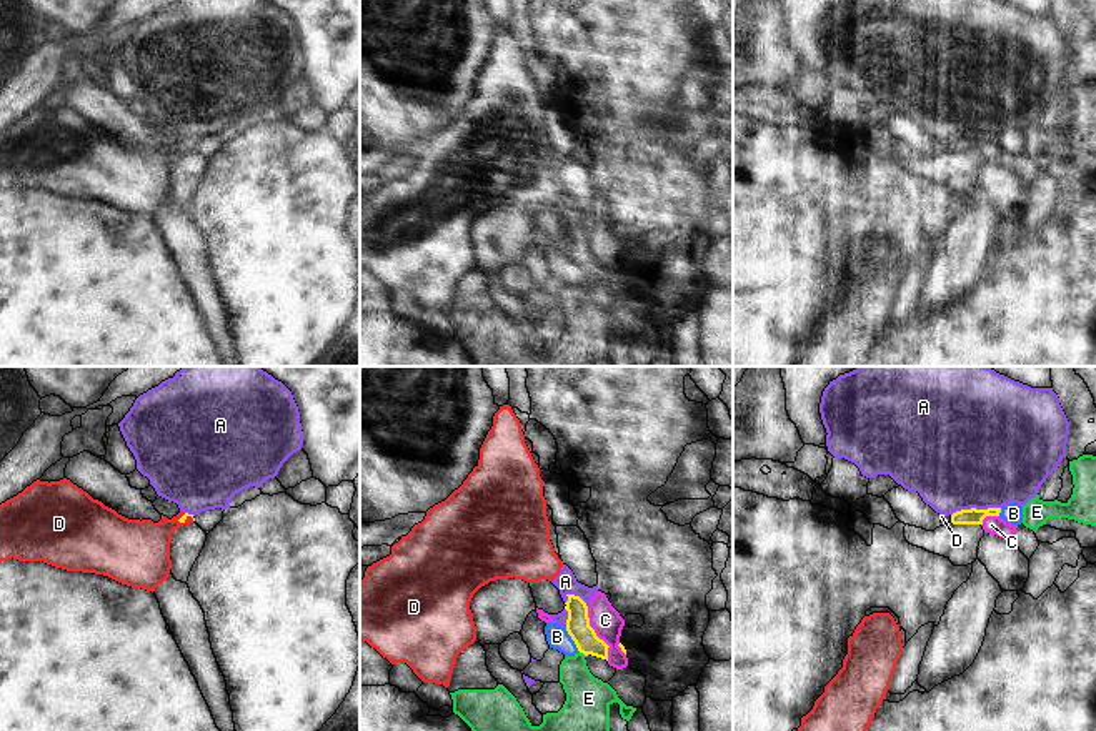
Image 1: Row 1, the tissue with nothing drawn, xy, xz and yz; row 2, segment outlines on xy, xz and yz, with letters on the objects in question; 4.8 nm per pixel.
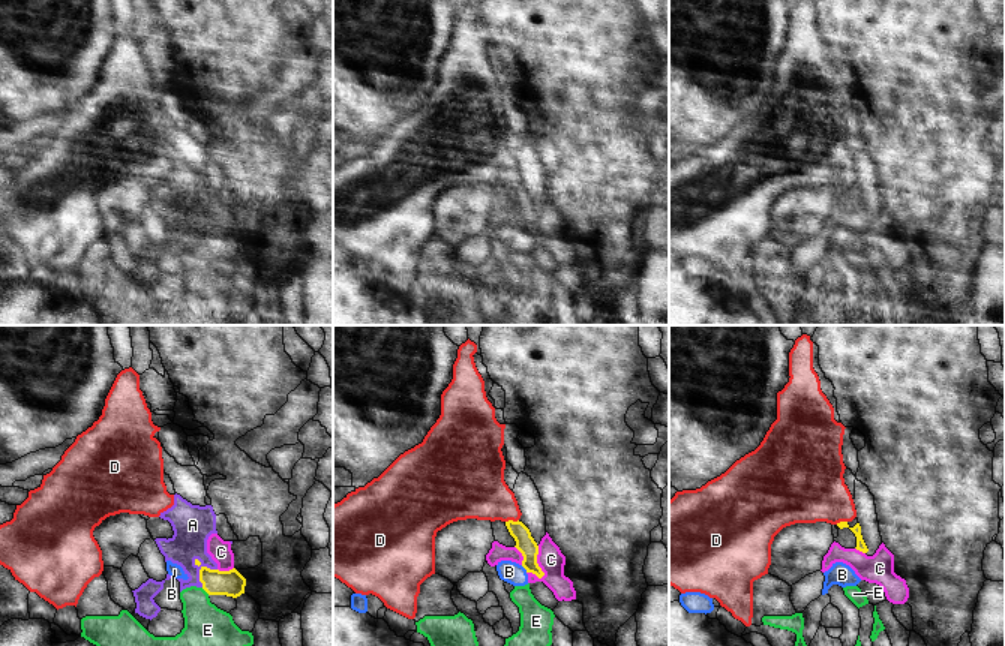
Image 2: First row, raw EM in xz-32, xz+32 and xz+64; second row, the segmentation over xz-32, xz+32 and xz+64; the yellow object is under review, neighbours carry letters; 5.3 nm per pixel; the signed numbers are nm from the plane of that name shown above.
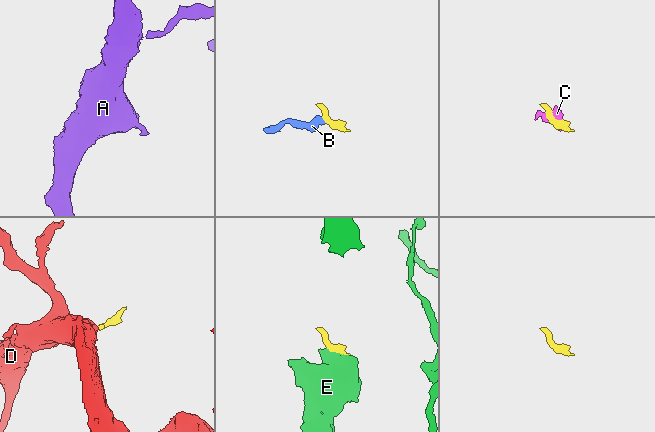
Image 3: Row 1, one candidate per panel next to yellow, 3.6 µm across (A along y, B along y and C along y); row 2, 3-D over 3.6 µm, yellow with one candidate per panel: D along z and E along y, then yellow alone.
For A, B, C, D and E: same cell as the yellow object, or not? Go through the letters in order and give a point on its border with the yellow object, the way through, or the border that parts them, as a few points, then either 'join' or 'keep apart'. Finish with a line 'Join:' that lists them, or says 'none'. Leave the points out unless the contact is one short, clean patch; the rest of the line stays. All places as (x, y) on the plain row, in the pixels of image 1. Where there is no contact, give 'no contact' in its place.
A: contact yz (975, 135); keep apart
B: contact xz (572, 265); border xz (565, 255), (580, 278); keep apart
C: contact xz (595, 260); border xz (587, 233), (590, 253), (608, 273), (608, 287); keep apart
D: contact xy (185, 145); way xy (182, 147), (185, 145), (169, 152), (142, 174); join
E: contact xz (583, 280); border xz (580, 278), (585, 282); keep apart
Join: D

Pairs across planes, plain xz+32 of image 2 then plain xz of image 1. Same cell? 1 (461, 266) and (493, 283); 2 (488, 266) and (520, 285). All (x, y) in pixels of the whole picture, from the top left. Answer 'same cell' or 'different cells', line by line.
1: same cell
2: different cells

